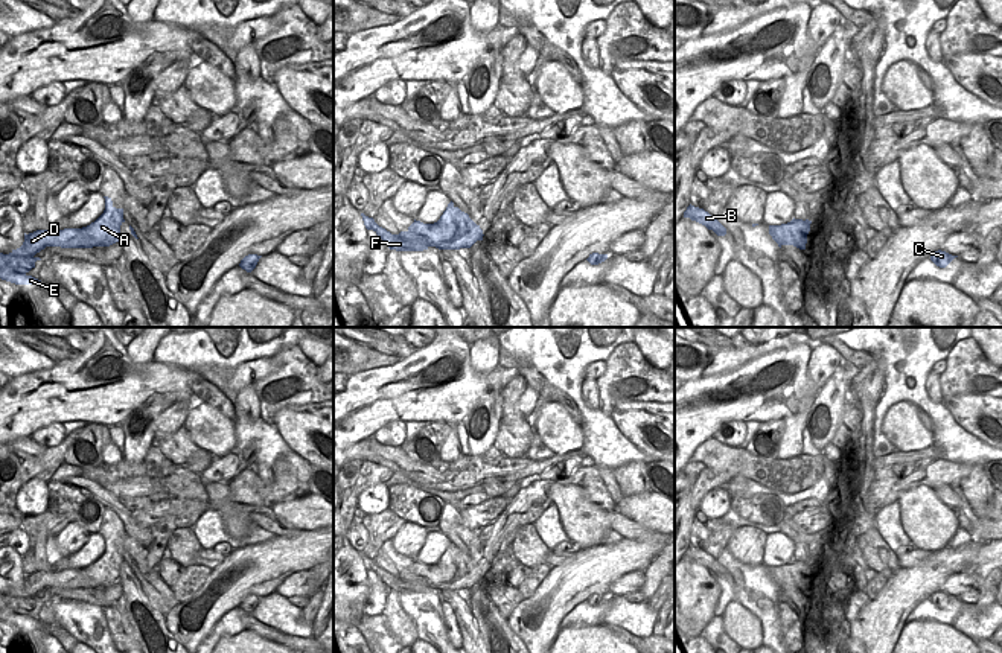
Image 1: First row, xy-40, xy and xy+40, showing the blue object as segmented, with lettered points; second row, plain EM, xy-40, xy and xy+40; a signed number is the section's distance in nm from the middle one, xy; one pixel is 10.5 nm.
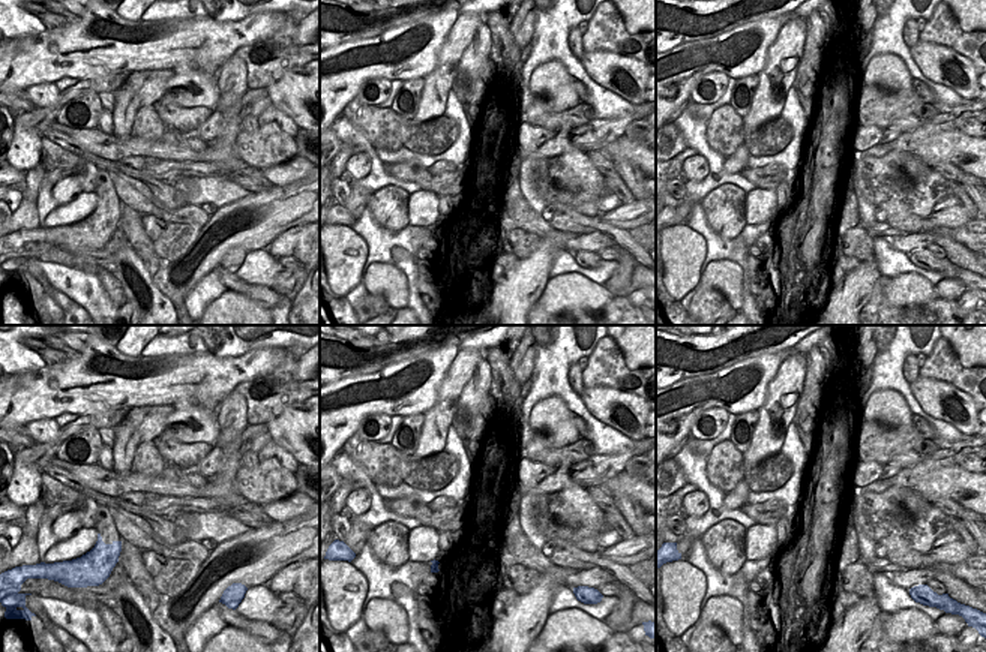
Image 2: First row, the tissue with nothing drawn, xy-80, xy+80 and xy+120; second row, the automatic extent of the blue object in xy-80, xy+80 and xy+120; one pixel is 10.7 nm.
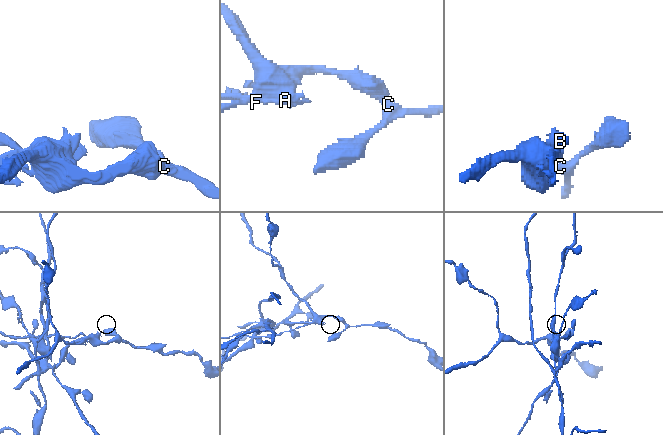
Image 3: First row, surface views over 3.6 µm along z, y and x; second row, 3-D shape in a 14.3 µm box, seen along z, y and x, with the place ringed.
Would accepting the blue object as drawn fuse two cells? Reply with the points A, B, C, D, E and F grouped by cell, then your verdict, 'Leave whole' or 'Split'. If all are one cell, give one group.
Groups: A C / B D E F. Split

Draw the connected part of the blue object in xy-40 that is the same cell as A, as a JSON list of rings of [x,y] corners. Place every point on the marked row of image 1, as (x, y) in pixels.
[[[105,198],[105,210],[104,213],[90,225],[82,228],[64,228],[65,230],[78,230],[81,233],[79,247],[110,247],[116,242],[120,242],[120,225],[125,222],[123,209],[116,209],[113,205],[111,198]]]

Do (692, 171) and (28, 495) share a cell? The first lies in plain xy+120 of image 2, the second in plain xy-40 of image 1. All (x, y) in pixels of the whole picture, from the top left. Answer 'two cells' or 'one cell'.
one cell

